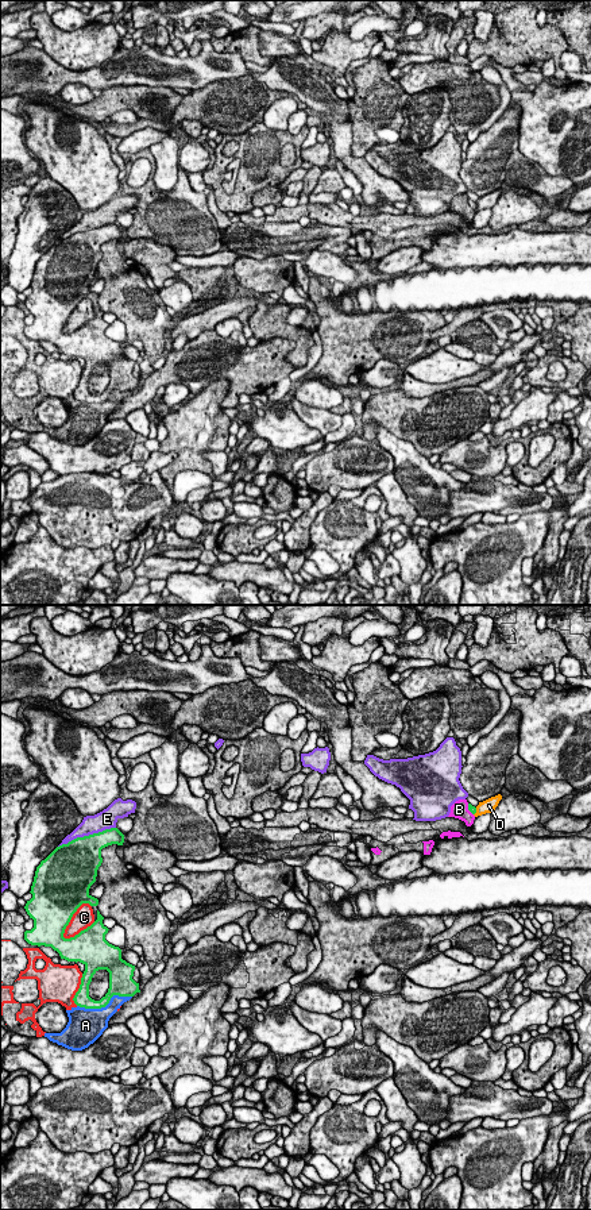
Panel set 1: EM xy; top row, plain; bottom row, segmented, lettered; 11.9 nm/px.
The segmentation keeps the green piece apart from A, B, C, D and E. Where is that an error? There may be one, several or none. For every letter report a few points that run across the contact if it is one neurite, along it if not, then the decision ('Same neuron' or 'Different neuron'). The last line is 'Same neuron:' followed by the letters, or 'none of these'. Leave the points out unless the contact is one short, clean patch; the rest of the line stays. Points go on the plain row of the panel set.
A: Different neuron
B: Line: xy (467, 199), (472, 209). Different neuron
C: Different neuron
D: Line: xy (476, 203), (474, 209). Different neuron
E: Different neuron
Same neuron: none of these

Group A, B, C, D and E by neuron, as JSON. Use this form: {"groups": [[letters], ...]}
{"groups": [["A", "C"], ["B"], ["D"], ["E"]]}

